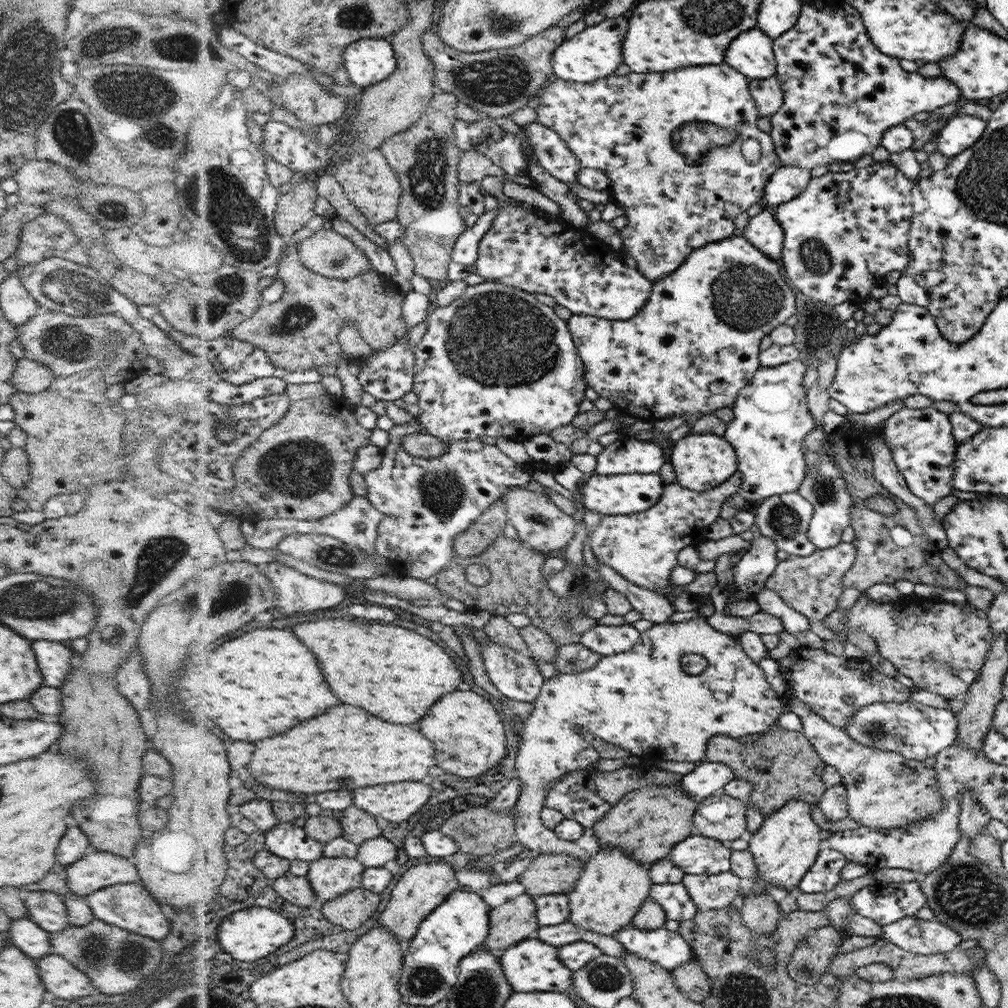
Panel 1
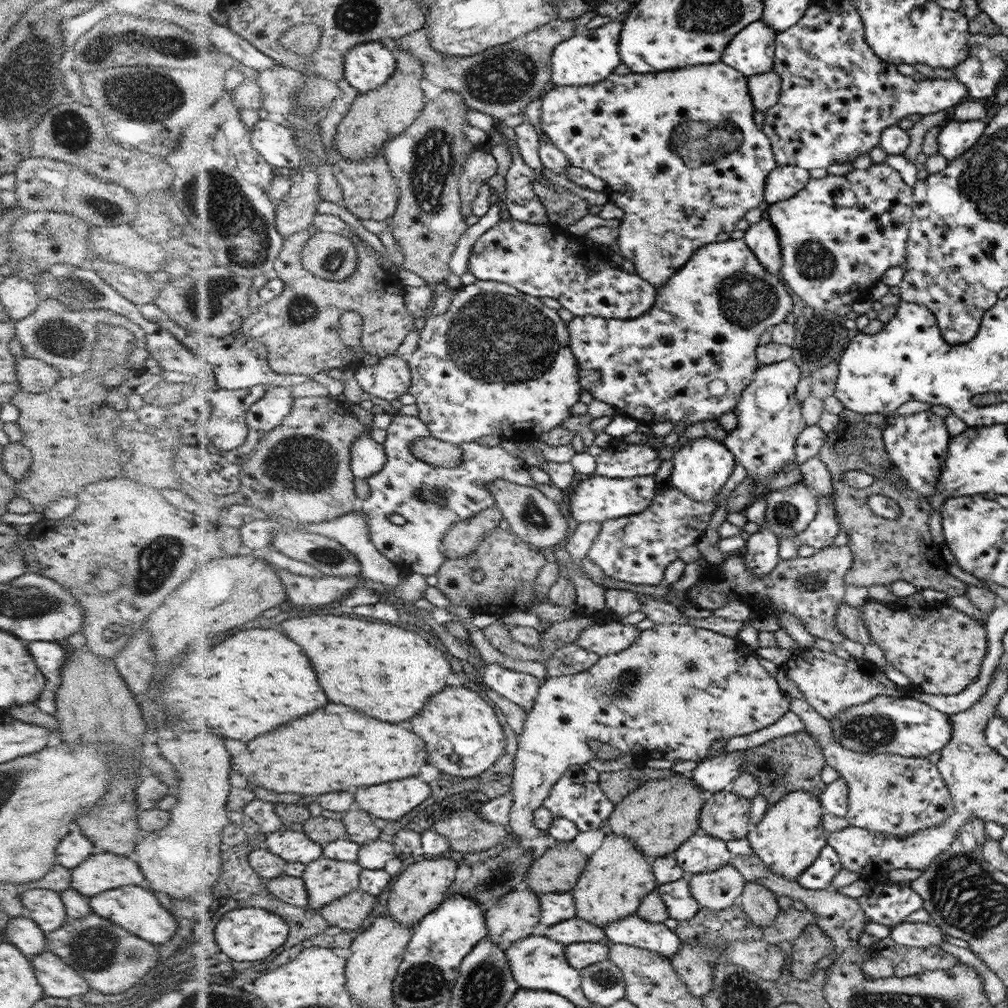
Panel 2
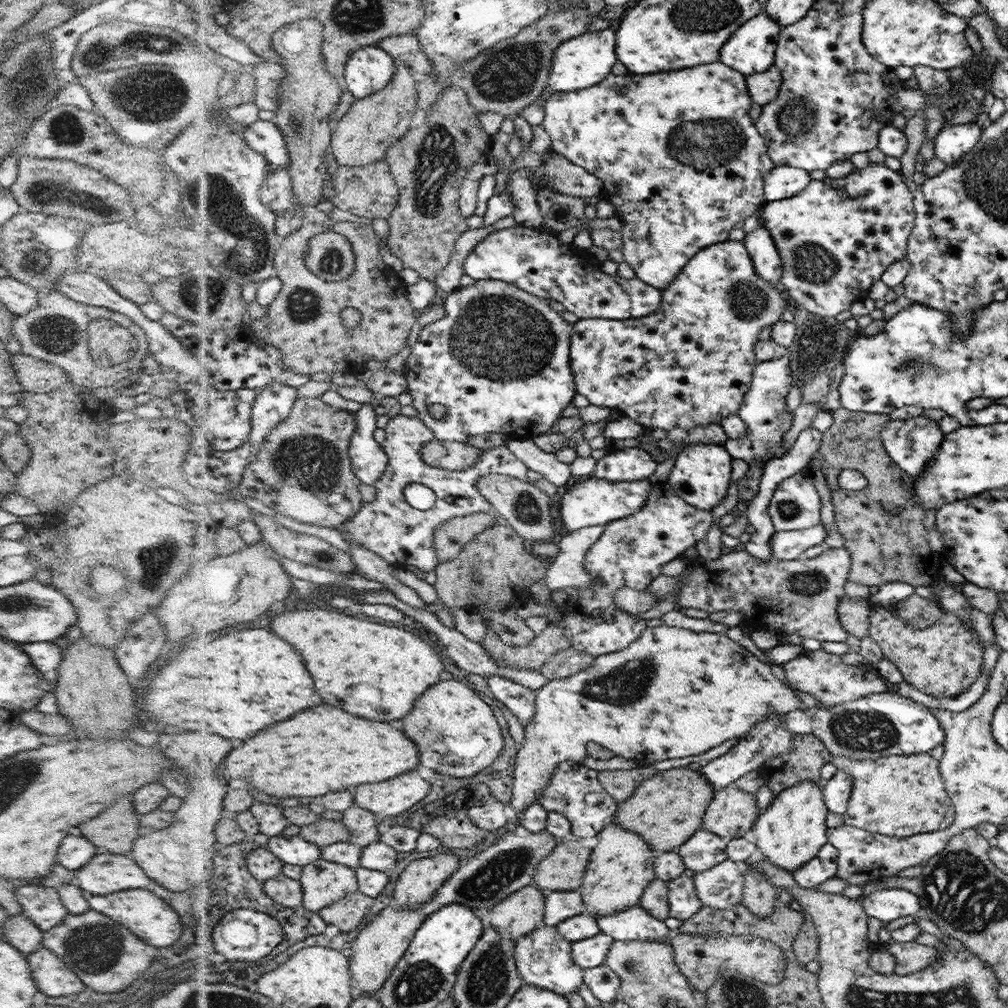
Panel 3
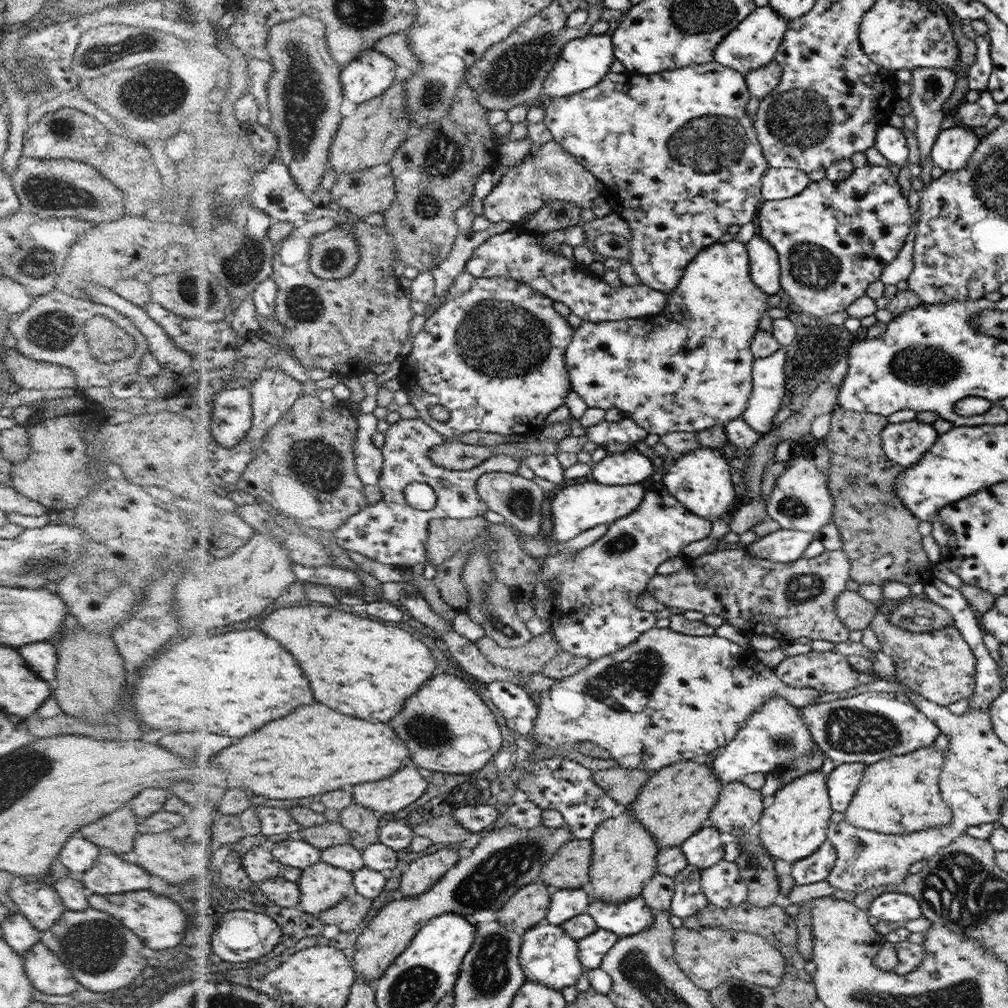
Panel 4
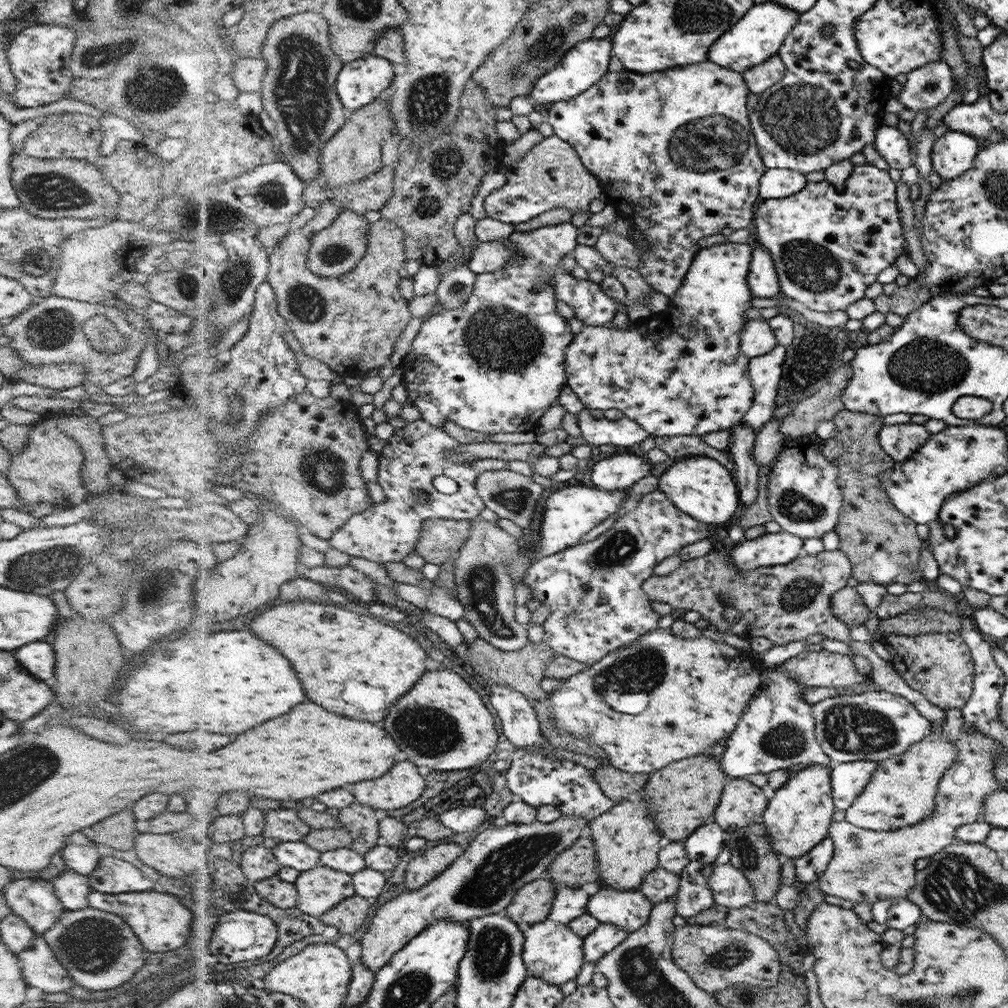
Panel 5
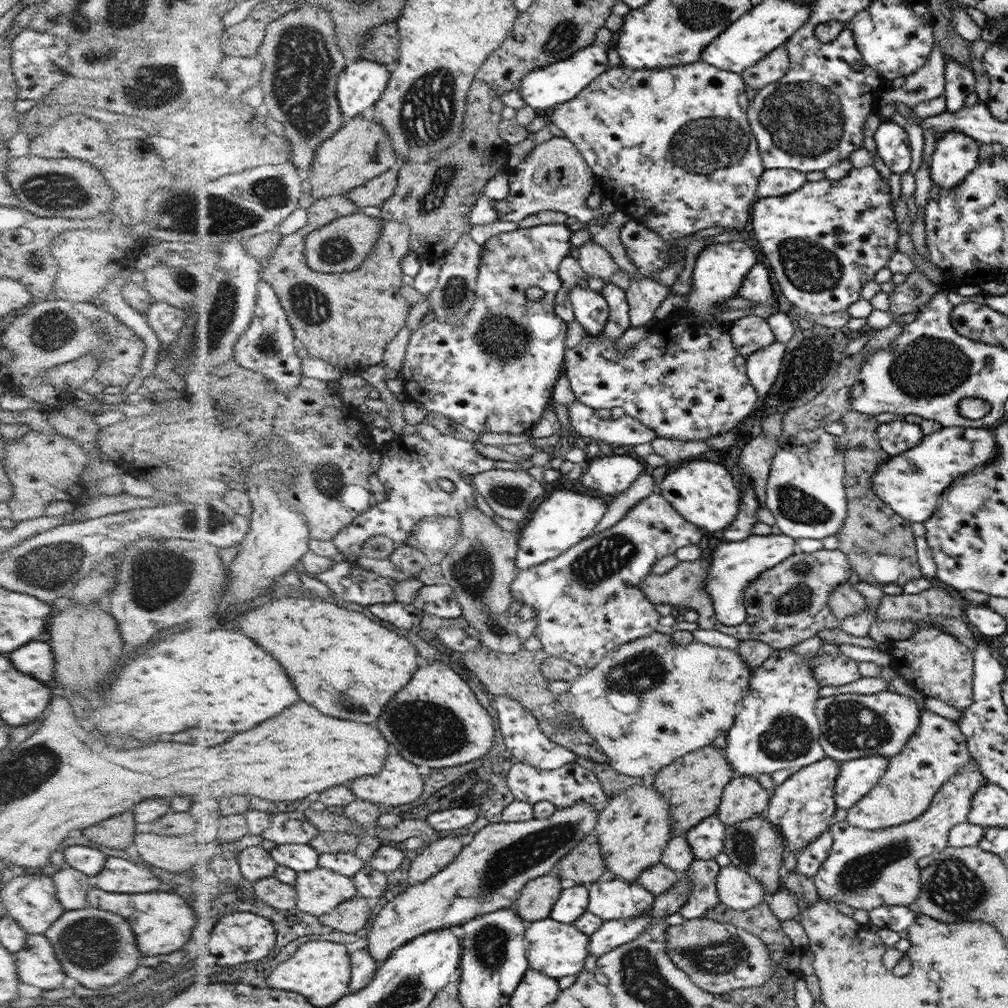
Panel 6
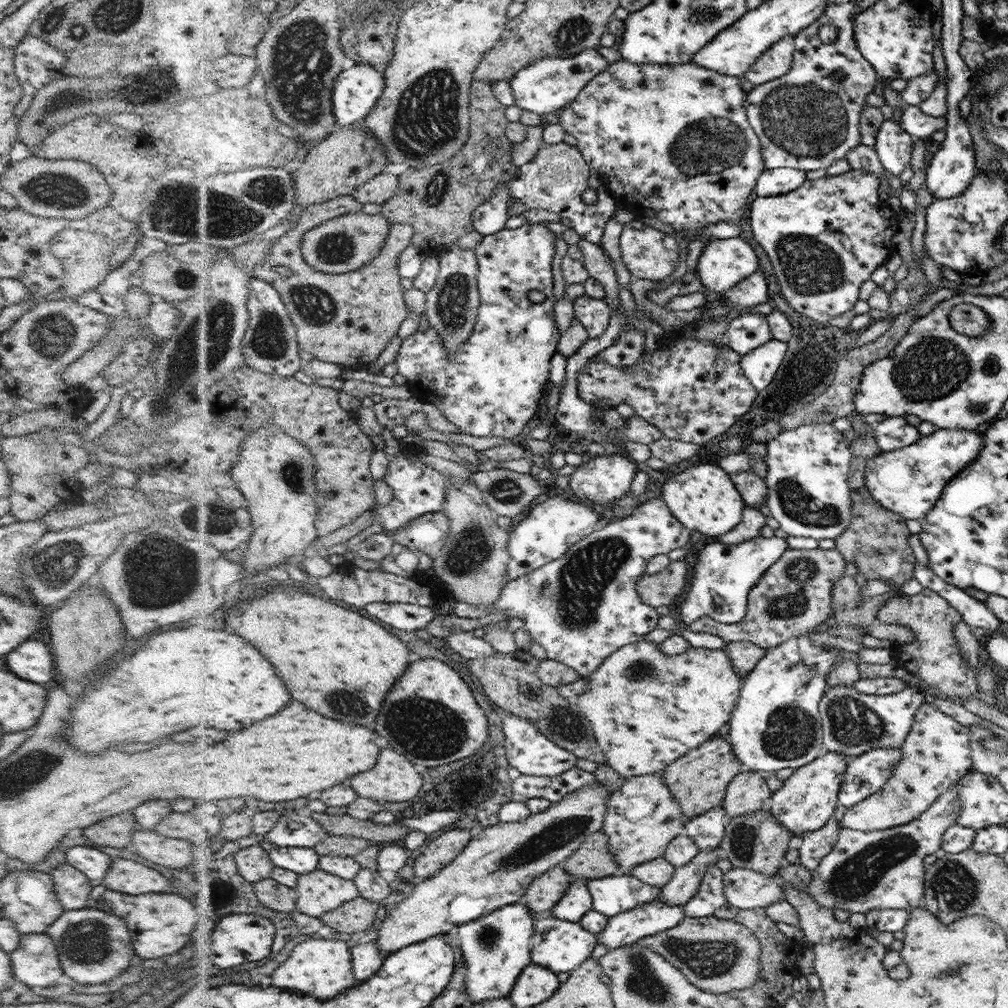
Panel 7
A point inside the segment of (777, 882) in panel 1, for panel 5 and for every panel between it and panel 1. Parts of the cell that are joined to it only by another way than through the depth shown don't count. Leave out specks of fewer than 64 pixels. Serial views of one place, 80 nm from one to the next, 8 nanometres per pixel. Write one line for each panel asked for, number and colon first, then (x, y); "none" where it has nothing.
2: (789, 839)
3: (791, 832)
4: (795, 826)
5: (798, 817)

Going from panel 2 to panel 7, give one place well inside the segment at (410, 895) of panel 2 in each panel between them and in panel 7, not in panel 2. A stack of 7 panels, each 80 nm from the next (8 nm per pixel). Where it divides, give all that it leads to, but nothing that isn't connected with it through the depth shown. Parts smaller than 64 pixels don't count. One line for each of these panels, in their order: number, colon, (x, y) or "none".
3: (417, 885)
4: (421, 875)
5: (422, 870)
6: (439, 854)
7: (441, 851)

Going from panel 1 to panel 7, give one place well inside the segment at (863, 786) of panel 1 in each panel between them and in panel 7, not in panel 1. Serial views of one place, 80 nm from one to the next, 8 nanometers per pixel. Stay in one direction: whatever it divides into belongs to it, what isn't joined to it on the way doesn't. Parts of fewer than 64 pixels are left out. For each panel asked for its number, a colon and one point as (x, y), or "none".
2: (888, 793)
3: (899, 796)
4: (899, 795)
5: (903, 791)
6: (914, 777)
7: (936, 754)

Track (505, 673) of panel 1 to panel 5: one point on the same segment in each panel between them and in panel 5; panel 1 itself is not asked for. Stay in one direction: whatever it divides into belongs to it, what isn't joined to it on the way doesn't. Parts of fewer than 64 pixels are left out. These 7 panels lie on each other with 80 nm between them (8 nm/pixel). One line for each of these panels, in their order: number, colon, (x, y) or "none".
2: (521, 688)
3: (521, 700)
4: (520, 711)
5: (519, 722)

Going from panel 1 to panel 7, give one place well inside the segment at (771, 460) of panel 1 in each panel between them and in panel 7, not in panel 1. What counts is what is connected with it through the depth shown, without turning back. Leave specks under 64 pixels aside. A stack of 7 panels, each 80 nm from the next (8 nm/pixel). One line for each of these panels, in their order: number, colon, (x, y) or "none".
2: (769, 419)
3: (763, 411)
4: (769, 381)
5: (766, 371)
6: (764, 368)
7: (761, 365)

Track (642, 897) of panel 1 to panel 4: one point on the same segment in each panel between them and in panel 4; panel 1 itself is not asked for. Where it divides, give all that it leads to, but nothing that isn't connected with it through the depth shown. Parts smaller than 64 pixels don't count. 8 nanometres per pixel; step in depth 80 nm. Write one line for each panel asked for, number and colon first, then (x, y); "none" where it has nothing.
2: (618, 877)
3: (621, 866)
4: (625, 854)

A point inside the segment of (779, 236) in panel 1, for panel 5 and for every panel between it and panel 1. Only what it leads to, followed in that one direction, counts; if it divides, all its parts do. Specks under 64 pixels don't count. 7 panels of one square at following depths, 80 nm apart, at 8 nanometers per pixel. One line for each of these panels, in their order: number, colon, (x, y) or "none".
2: (762, 237)
3: (766, 257)
4: (766, 272)
5: (763, 279)

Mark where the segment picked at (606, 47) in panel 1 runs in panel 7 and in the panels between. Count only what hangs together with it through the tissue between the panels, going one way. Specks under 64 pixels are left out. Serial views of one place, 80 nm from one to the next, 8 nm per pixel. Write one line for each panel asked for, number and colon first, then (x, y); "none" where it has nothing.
2: (589, 57)
3: (585, 60)
4: (584, 62)
5: (584, 65)
6: (543, 89)
7: (546, 85)

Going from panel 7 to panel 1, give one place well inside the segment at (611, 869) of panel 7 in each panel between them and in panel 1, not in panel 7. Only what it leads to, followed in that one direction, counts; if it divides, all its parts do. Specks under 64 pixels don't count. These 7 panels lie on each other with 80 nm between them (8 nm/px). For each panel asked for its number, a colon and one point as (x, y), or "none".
1: (549, 873)
2: (559, 869)
3: (563, 869)
4: (569, 869)
5: (575, 866)
6: (585, 863)

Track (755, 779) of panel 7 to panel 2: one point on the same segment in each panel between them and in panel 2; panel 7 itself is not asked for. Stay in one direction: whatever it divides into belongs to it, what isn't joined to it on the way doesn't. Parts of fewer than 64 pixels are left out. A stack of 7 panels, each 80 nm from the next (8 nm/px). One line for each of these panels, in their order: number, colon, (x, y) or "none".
2: (726, 816)
3: (733, 812)
4: (738, 808)
5: (742, 803)
6: (744, 798)

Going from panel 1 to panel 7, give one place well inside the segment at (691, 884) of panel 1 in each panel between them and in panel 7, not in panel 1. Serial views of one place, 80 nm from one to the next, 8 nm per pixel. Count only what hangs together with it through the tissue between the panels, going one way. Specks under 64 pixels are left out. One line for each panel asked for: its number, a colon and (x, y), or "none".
2: (719, 889)
3: (721, 887)
4: (724, 885)
5: (731, 888)
6: (738, 889)
7: (745, 889)

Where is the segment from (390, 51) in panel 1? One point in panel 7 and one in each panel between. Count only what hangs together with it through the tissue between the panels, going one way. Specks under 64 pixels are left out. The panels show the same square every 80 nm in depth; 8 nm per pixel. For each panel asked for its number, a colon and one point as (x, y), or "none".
2: (369, 66)
3: (371, 69)
4: (370, 76)
5: (361, 82)
6: (361, 85)
7: (358, 90)

